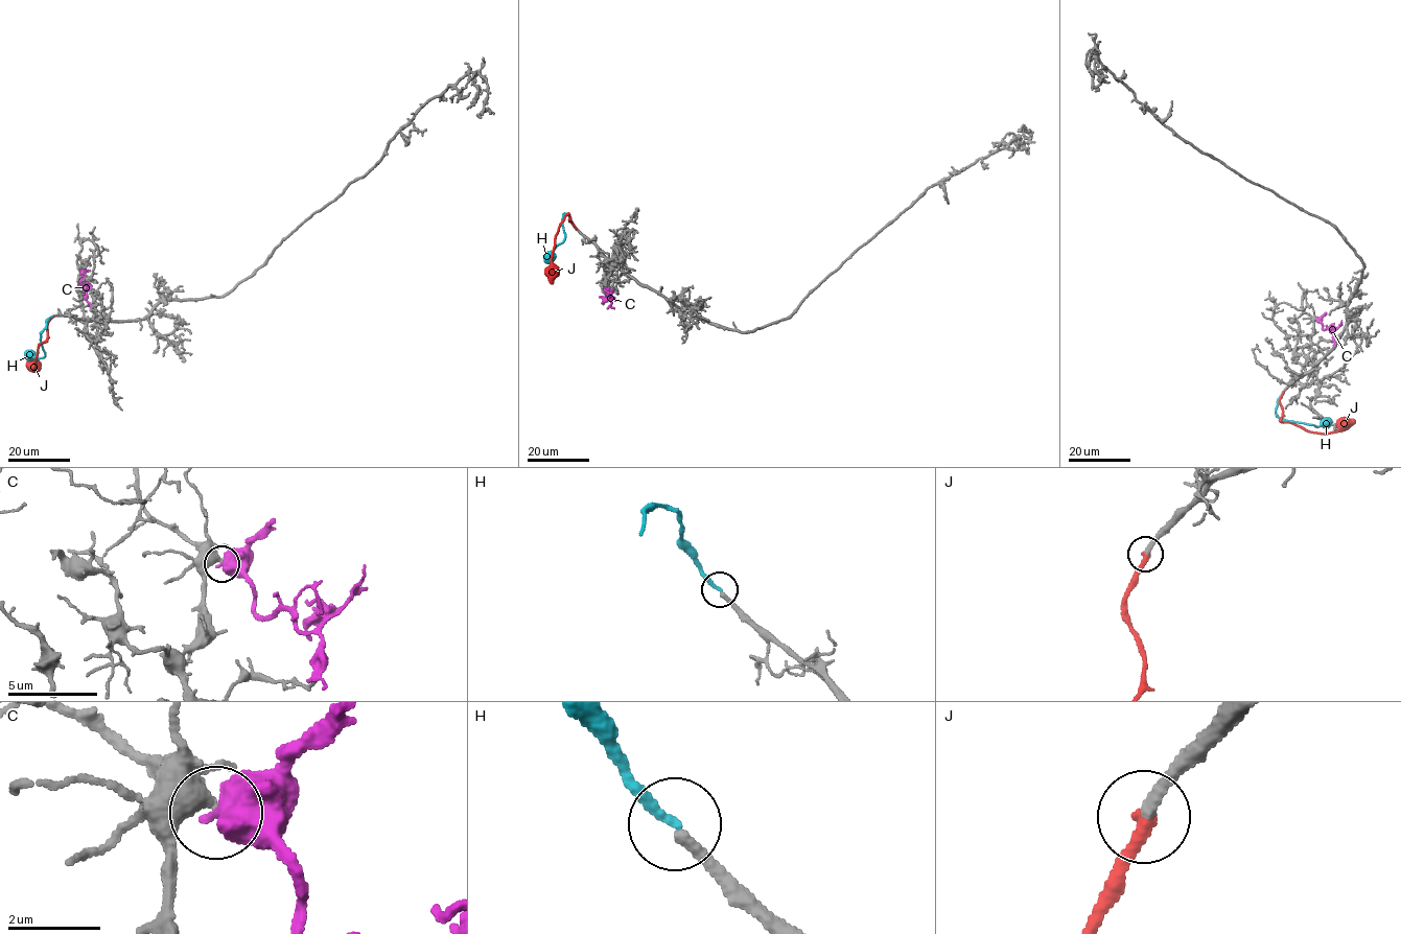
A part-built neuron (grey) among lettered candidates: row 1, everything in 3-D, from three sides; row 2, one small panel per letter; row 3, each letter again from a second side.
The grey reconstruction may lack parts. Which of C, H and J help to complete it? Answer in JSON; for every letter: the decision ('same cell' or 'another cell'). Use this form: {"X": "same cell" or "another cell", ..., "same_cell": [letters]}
{"C": "another cell", "H": "another cell", "J": "same cell", "same_cell": ["J"]}

